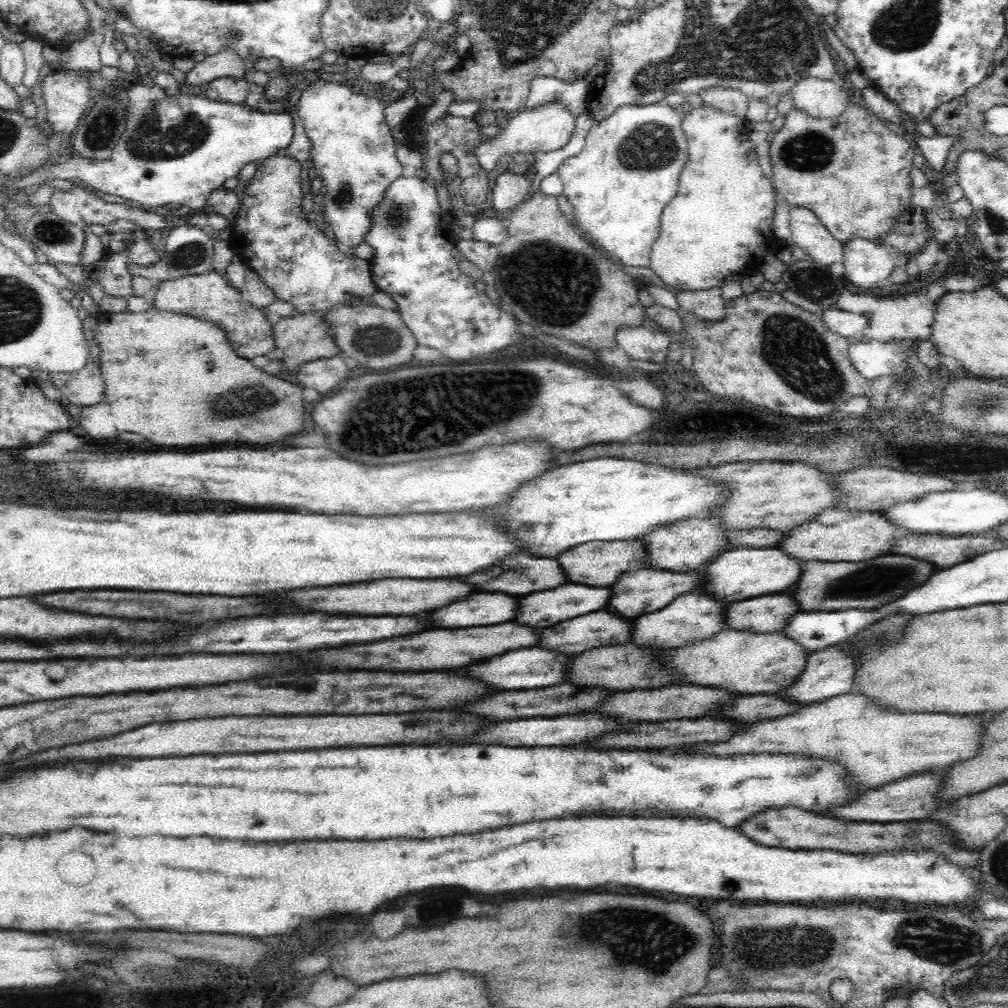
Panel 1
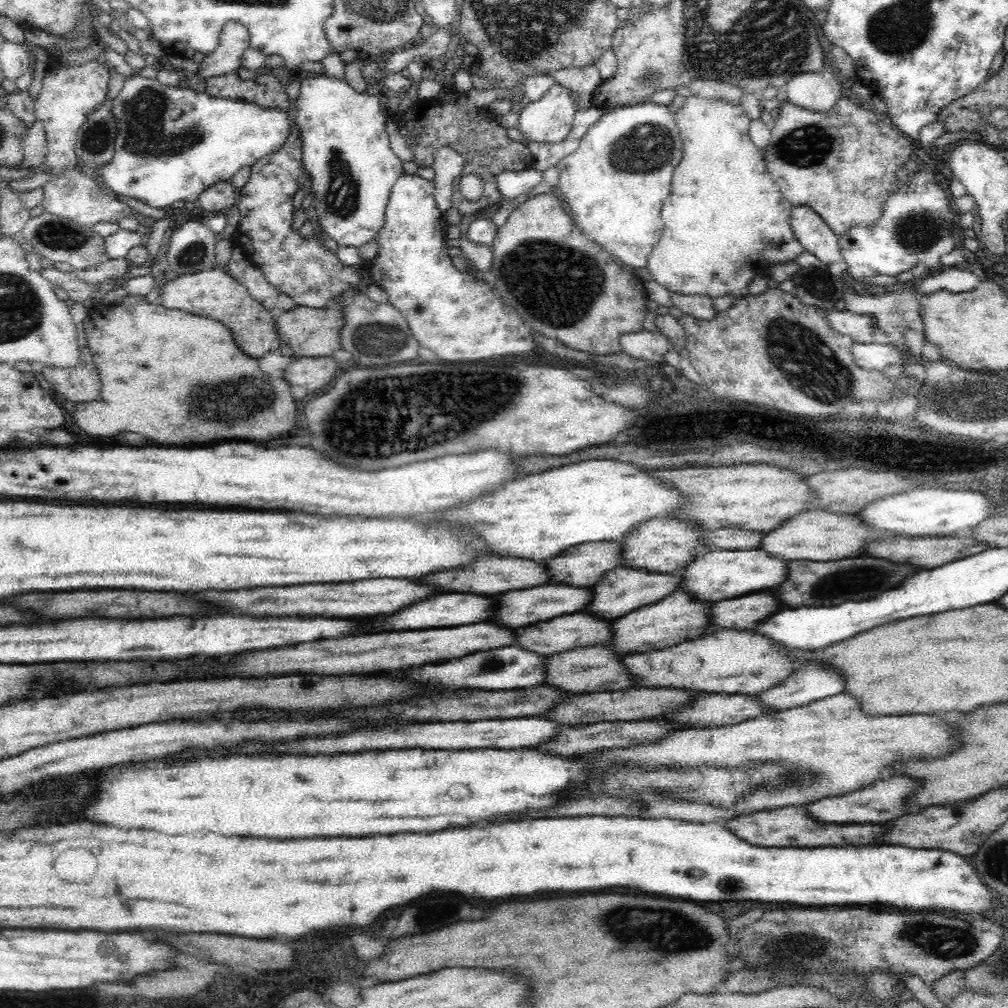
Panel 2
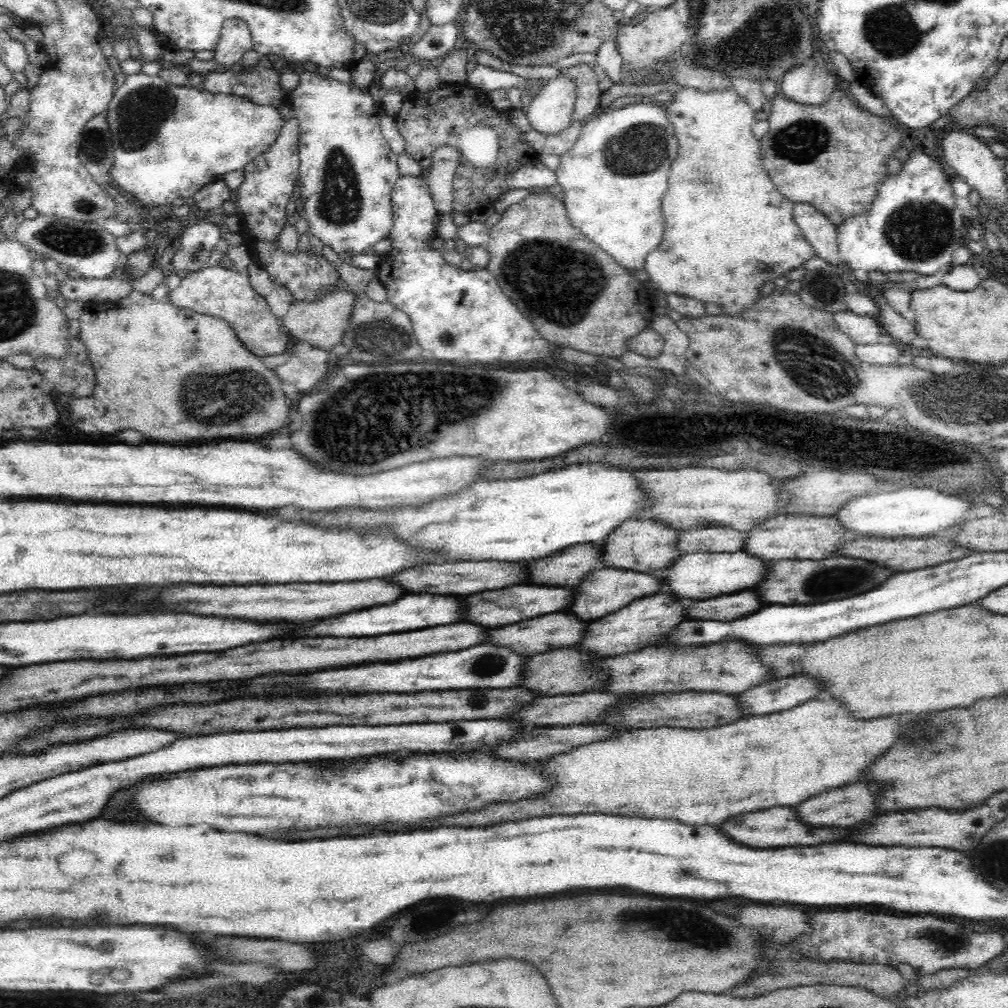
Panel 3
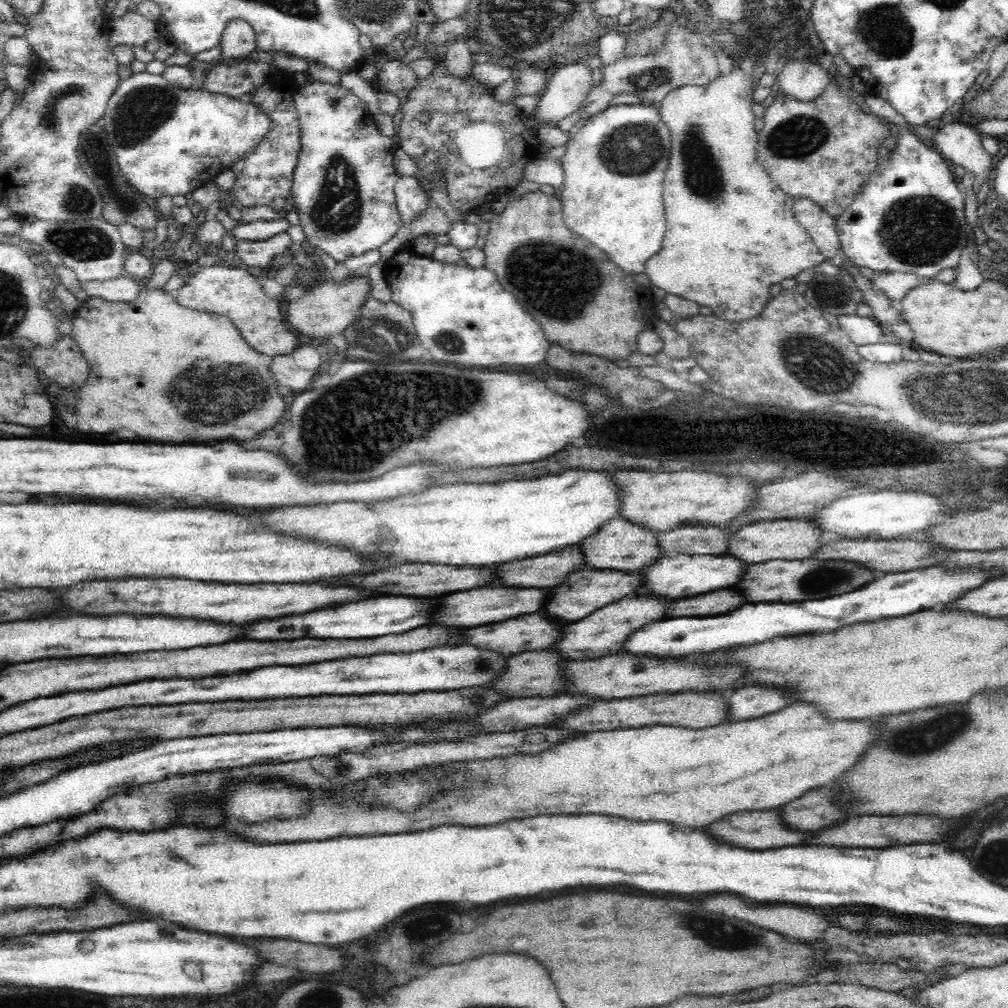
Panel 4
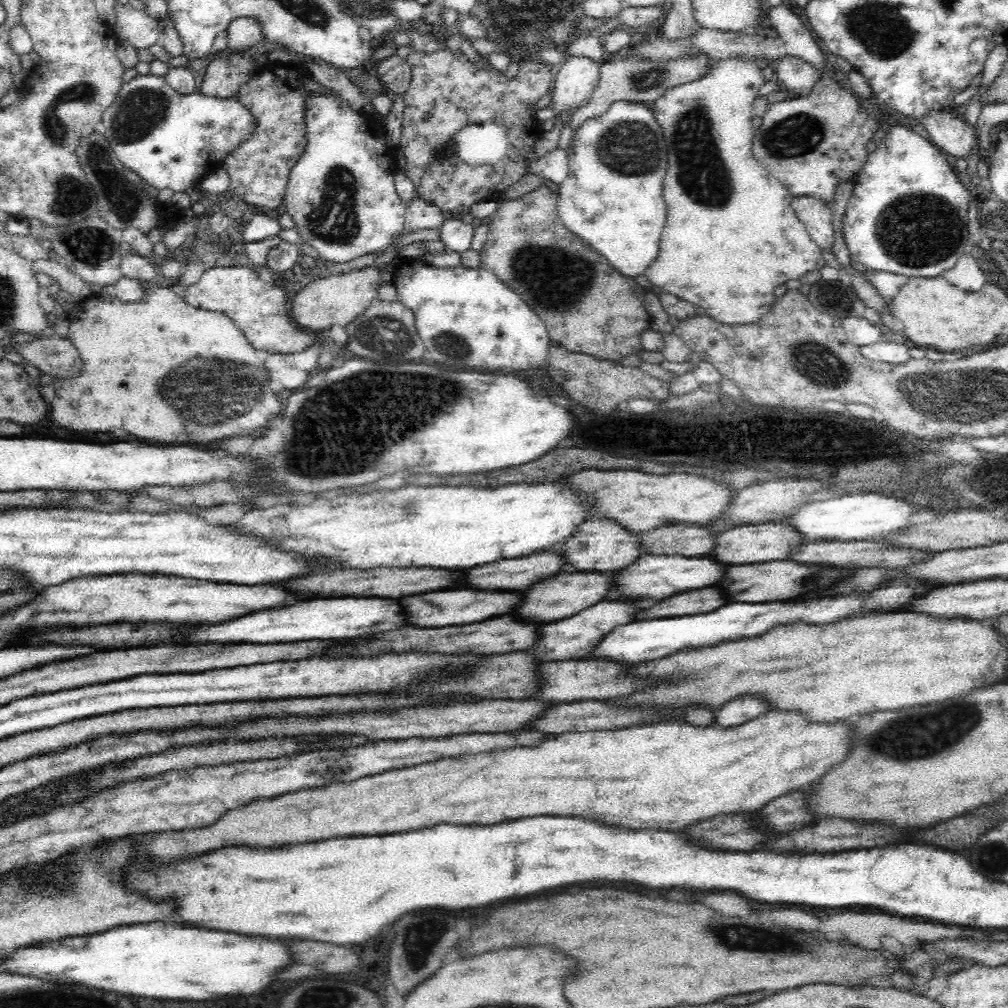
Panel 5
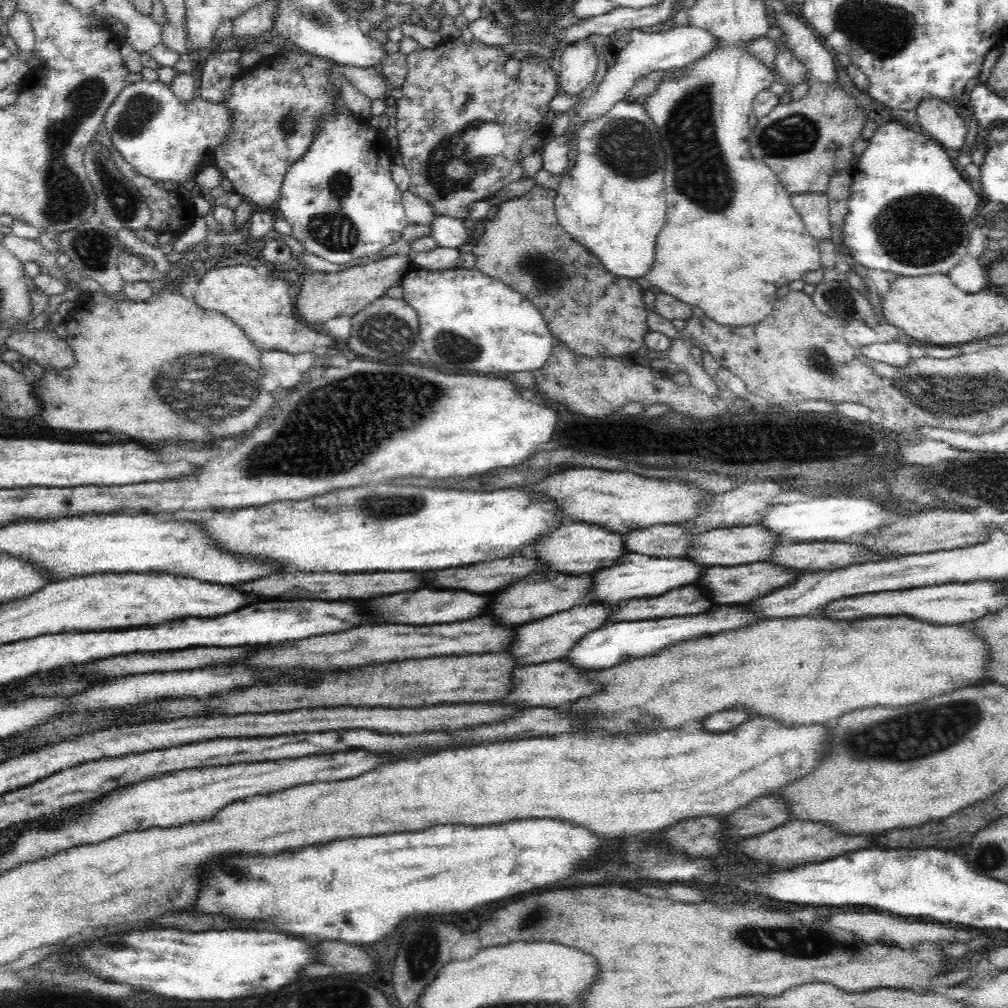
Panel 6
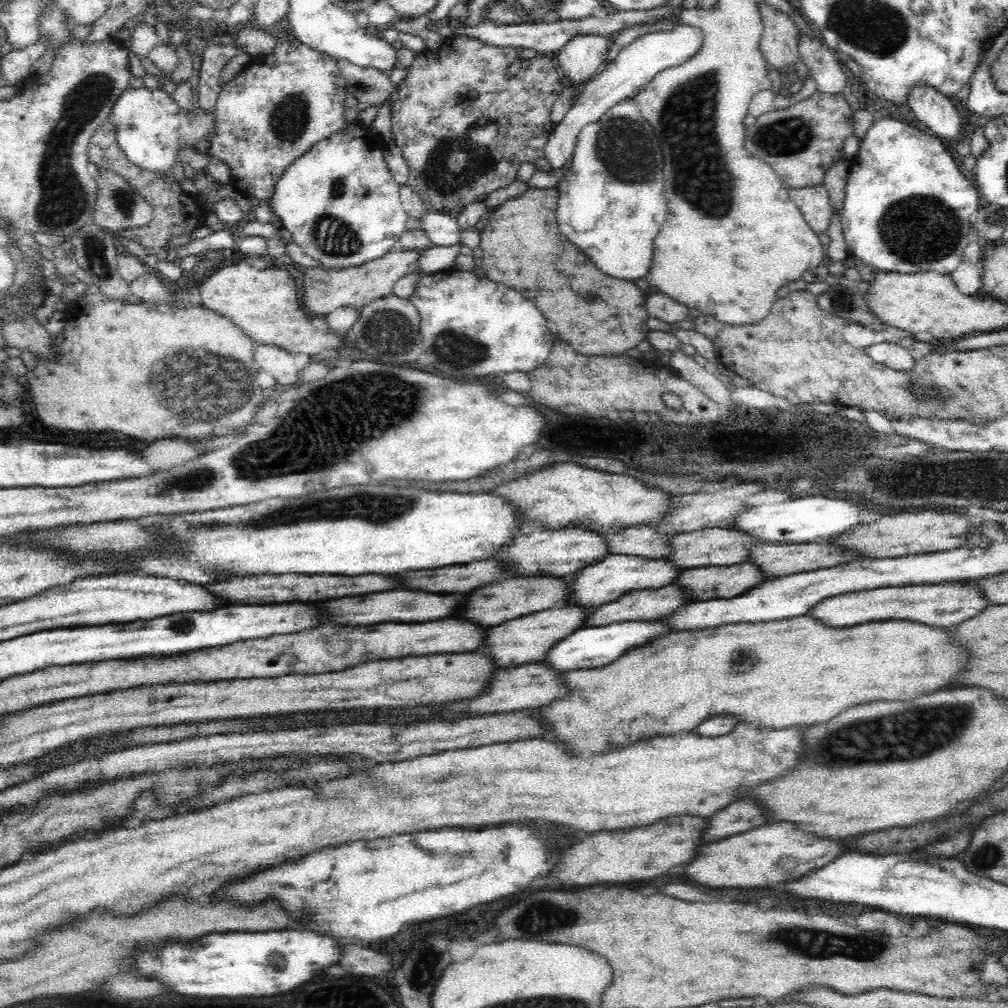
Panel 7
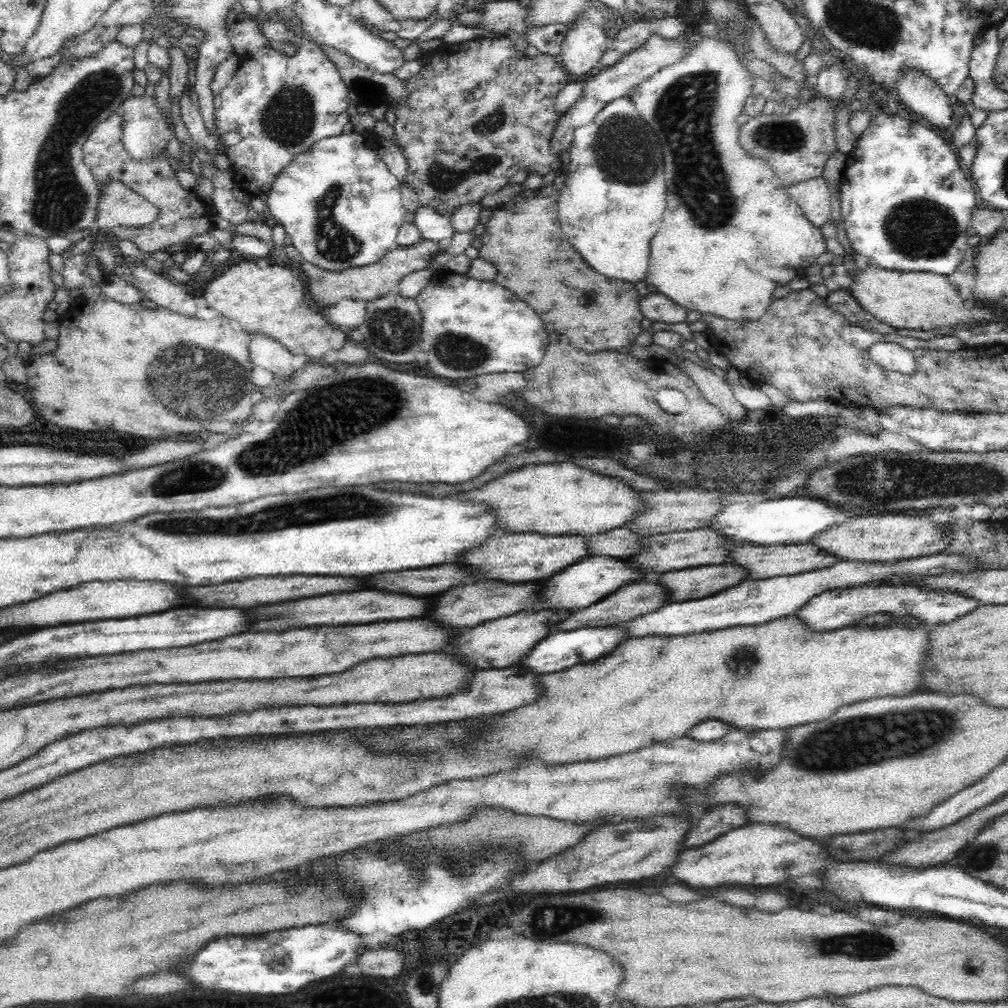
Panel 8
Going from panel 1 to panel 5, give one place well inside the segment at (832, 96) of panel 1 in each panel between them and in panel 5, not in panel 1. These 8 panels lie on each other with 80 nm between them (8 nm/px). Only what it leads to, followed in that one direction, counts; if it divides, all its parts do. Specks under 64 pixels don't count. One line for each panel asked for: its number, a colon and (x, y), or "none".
2: (816, 92)
3: (813, 86)
4: (804, 81)
5: (796, 76)

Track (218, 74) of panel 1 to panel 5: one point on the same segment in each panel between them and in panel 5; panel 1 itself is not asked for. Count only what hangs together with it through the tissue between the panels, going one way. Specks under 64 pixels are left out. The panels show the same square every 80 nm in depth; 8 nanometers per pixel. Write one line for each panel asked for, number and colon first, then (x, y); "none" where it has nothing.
2: (227, 57)
3: (235, 39)
4: (237, 40)
5: (243, 34)

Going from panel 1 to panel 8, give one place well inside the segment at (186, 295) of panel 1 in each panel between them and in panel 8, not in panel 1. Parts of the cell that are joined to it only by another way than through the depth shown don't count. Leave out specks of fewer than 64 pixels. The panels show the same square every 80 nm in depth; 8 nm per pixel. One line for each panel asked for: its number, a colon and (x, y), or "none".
2: (213, 293)
3: (218, 290)
4: (227, 289)
5: (258, 309)
6: (261, 307)
7: (263, 304)
8: (269, 301)

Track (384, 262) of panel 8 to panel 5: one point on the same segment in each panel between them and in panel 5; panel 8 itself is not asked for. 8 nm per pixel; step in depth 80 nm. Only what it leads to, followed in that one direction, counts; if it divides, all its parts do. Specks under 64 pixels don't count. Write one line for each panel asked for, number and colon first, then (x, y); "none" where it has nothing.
5: (335, 300)
6: (323, 296)
7: (325, 290)

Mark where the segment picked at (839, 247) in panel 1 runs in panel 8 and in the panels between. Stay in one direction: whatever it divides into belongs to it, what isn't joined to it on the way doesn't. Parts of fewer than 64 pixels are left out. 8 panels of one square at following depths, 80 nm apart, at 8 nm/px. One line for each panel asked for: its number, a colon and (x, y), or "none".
2: (814, 235)
3: (817, 229)
4: (821, 227)
5: (816, 216)
6: (813, 208)
7: (813, 202)
8: (813, 196)

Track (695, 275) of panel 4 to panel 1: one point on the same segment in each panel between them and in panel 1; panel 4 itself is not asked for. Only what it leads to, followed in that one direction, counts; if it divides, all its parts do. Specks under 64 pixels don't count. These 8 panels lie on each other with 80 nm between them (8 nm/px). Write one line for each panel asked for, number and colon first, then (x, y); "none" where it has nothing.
1: (719, 226)
2: (726, 220)
3: (729, 229)

